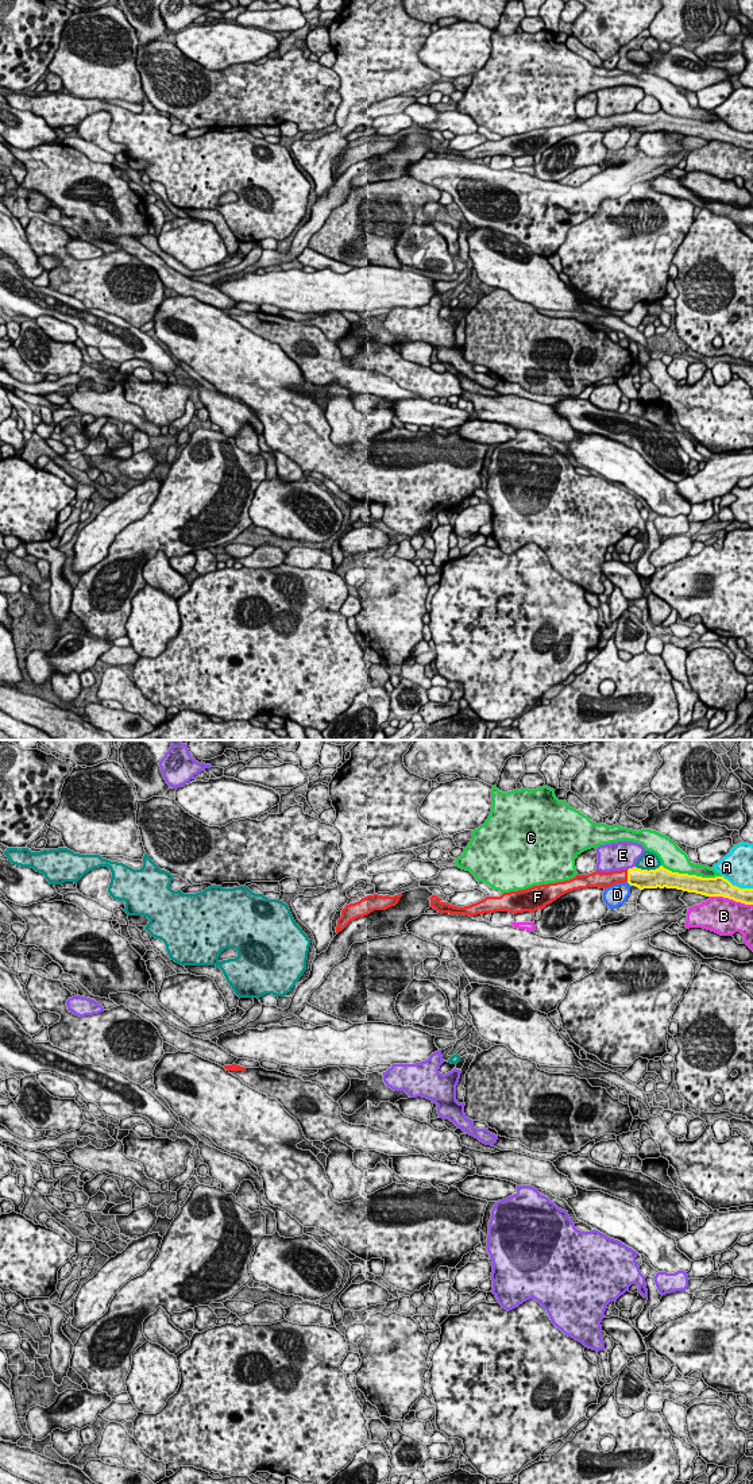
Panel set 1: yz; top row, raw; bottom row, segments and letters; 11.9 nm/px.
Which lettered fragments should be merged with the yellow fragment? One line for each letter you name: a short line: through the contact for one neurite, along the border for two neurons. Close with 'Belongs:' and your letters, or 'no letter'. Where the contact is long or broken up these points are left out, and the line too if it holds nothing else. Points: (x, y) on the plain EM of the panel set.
Belongs: F

